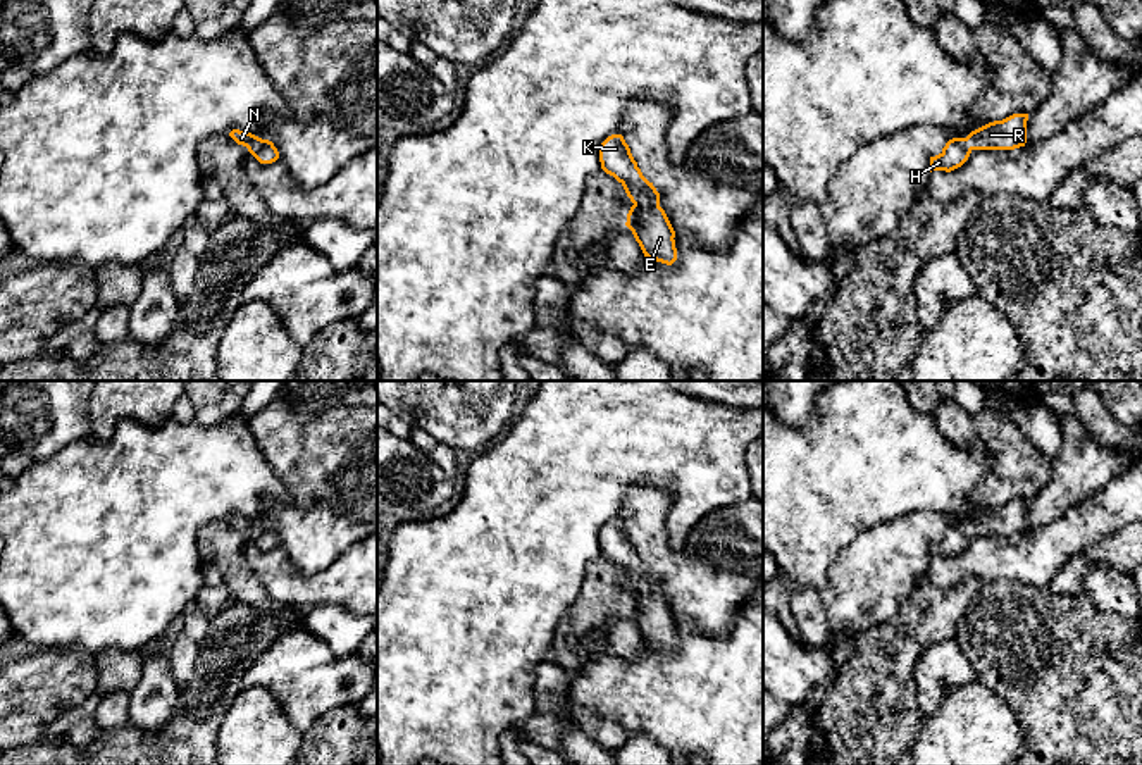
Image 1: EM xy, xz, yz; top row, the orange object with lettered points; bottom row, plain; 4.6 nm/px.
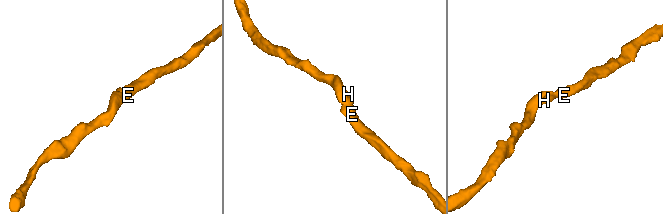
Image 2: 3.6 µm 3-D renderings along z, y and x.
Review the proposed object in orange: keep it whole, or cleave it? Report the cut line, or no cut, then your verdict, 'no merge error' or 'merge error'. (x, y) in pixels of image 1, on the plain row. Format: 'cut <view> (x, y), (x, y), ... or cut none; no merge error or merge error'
cut none; no merge error

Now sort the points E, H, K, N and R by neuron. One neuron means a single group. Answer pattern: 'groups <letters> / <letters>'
groups E H K N R

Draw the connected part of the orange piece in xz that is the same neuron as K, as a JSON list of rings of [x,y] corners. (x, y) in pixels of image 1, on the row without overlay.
[[[611,520],[601,529],[599,548],[634,589],[625,612],[632,617],[644,643],[672,651],[677,646],[675,617],[660,593],[660,579],[642,562],[622,520]]]

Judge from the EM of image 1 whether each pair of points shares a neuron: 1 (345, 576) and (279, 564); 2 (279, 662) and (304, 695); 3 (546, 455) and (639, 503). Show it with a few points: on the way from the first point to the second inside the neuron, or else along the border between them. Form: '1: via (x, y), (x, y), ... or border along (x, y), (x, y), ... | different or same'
1: via (329, 583), (298, 583), (295, 579) | same
2: via (288, 671), (304, 686) | same
3: border along (664, 486), (634, 485), (624, 498), (620, 519) | different

